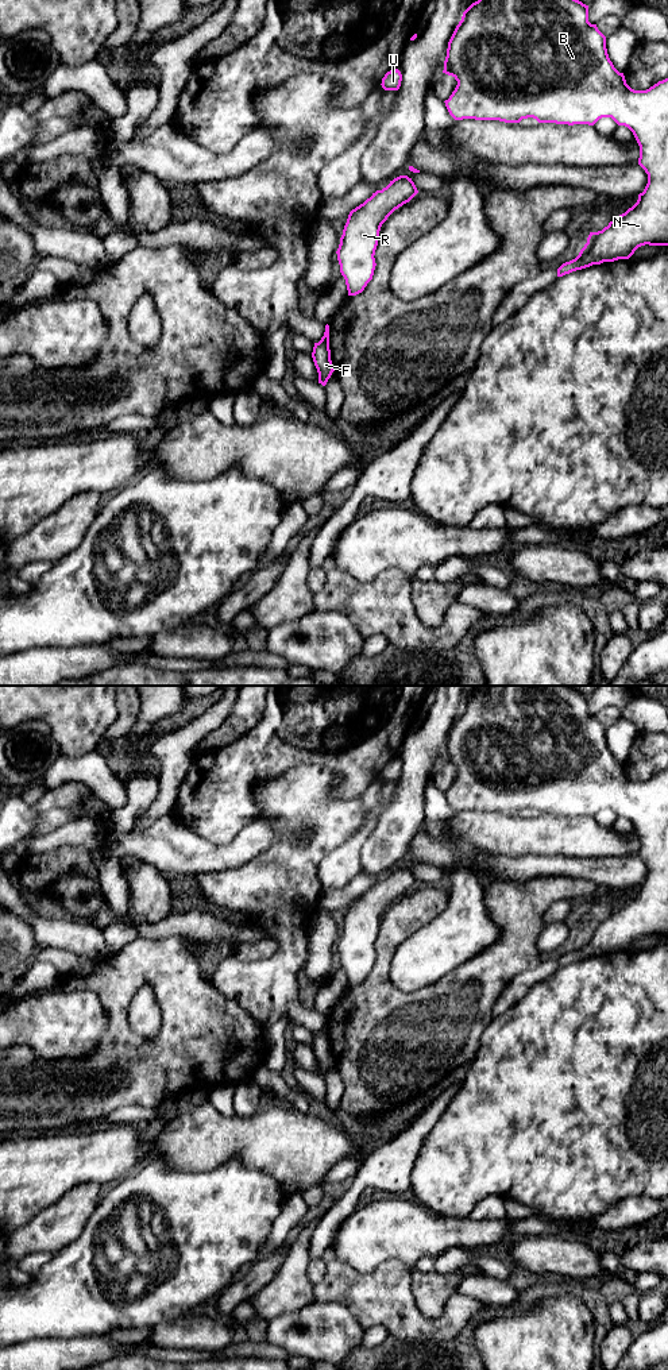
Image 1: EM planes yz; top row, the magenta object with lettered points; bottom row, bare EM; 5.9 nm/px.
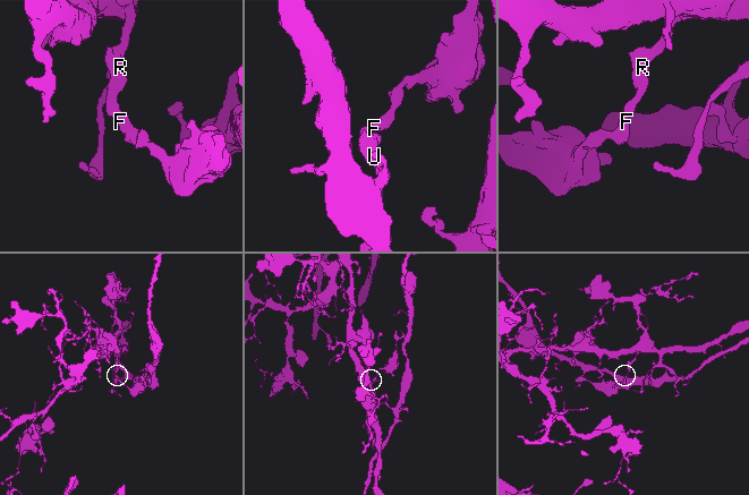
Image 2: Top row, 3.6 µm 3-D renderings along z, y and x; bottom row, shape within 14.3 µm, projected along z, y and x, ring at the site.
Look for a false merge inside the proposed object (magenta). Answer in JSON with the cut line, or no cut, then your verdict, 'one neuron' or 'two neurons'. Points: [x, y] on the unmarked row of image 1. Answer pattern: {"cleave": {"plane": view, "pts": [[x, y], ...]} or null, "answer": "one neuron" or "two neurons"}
{"cleave": {"plane": "yz", "pts": [[320, 1031], [328, 1038]]}, "answer": "two neurons"}

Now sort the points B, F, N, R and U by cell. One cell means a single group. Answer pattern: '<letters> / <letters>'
B N R U / F

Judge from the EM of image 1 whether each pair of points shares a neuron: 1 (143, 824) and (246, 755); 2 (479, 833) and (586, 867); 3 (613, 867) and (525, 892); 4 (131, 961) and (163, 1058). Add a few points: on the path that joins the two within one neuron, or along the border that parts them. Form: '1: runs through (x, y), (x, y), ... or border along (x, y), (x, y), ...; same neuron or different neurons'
1: border along (186, 774), (173, 809); different neurons
2: border along (518, 856), (563, 855), (582, 859); different neurons
3: border along (544, 875), (583, 878), (597, 887); different neurons
4: runs through (157, 981), (172, 996), (172, 1033); same neuron

